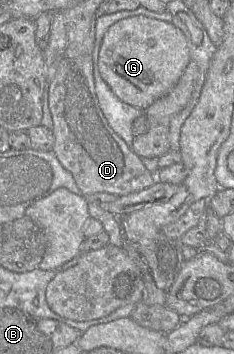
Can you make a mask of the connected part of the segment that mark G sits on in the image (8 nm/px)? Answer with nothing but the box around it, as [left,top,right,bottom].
[98,16,190,110]

